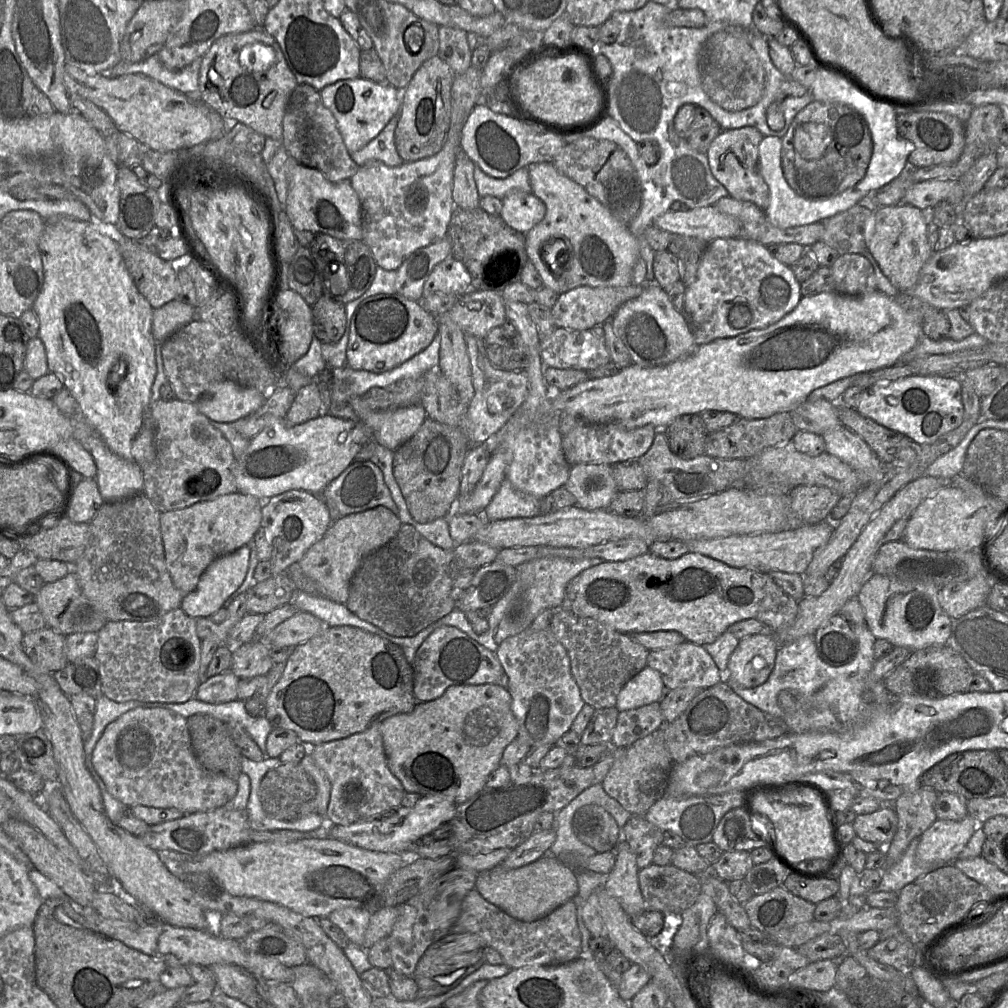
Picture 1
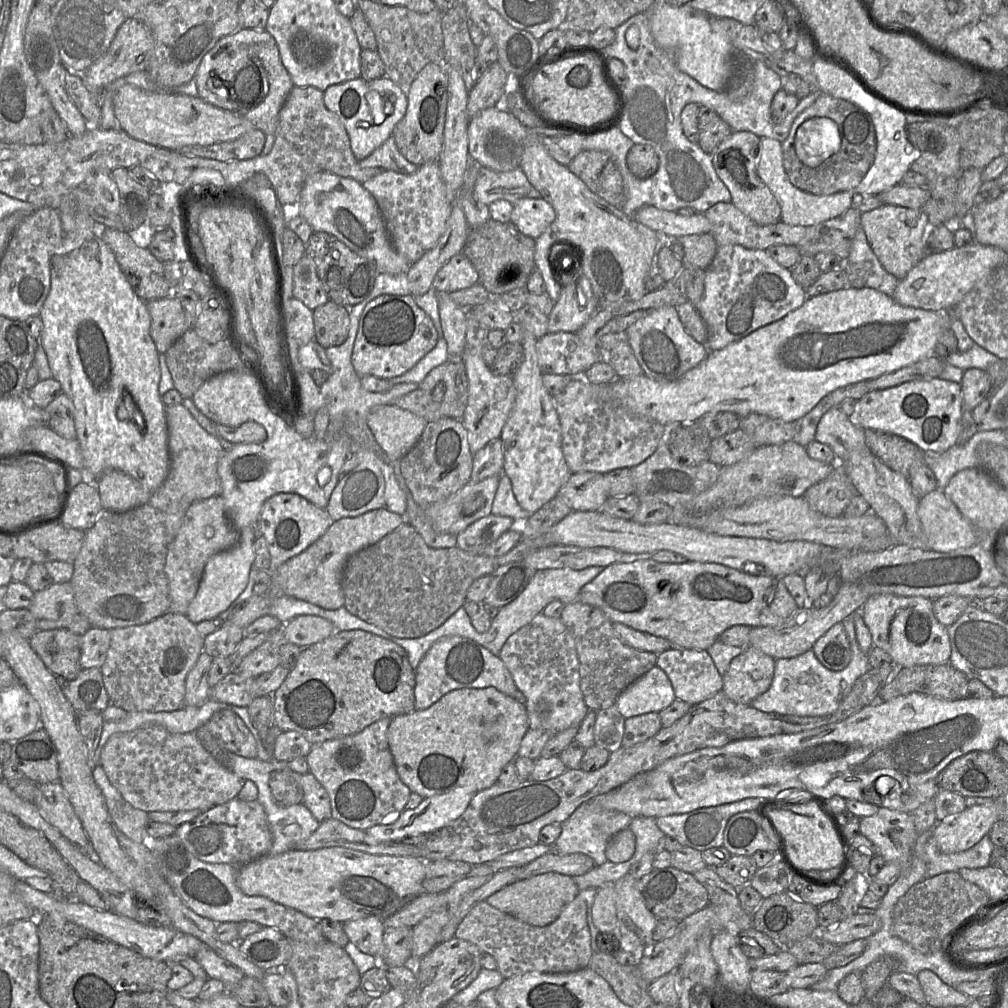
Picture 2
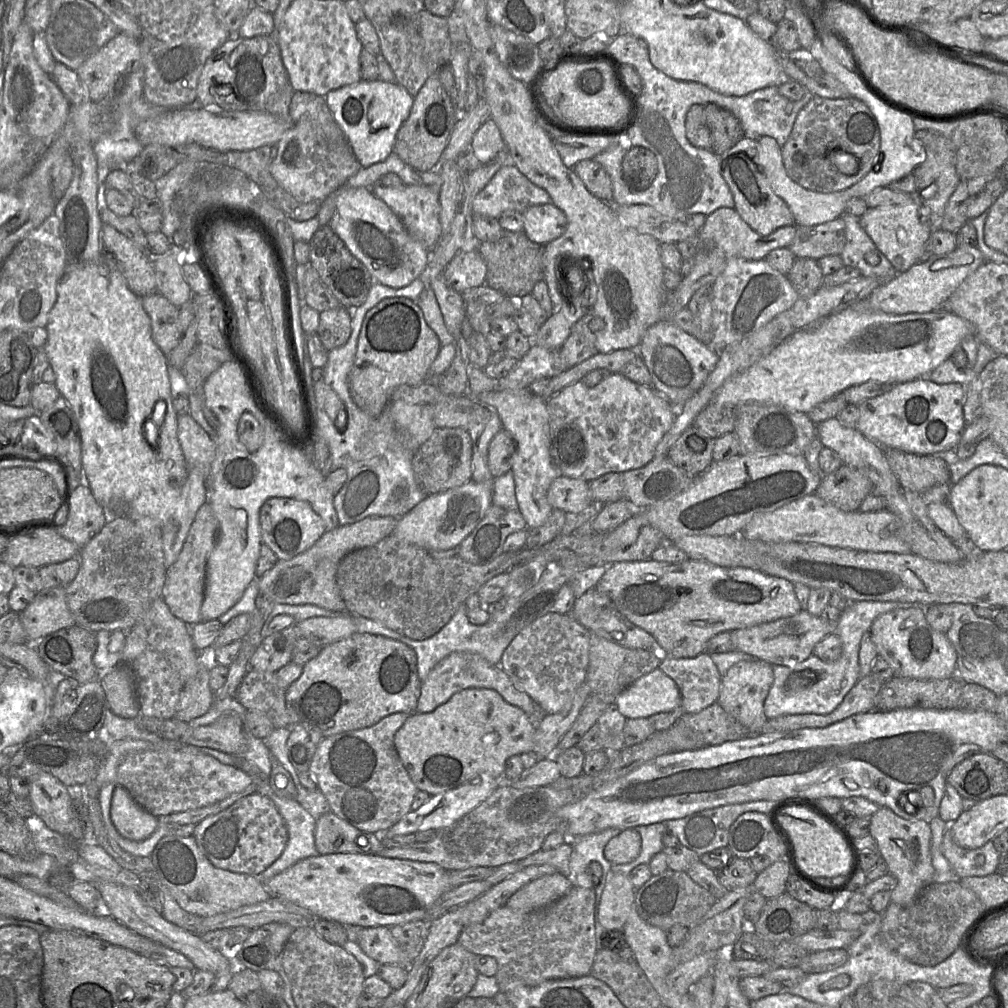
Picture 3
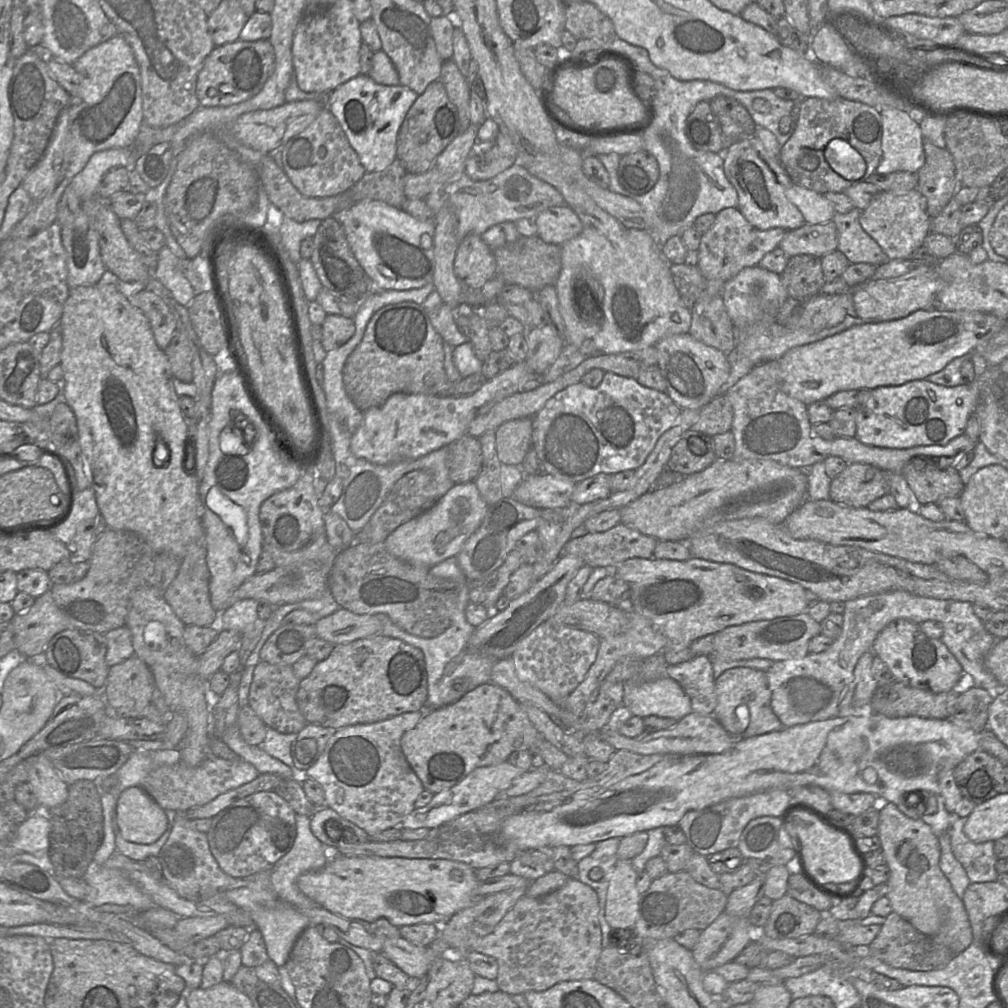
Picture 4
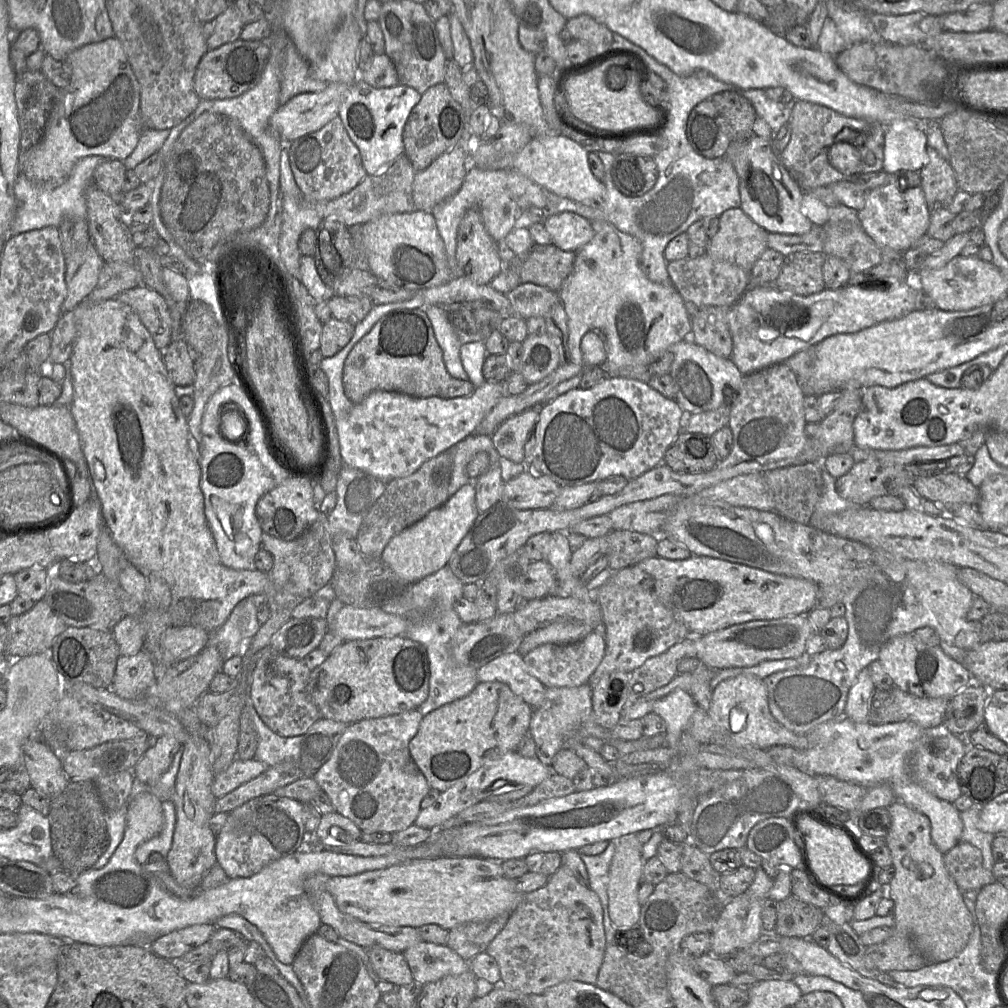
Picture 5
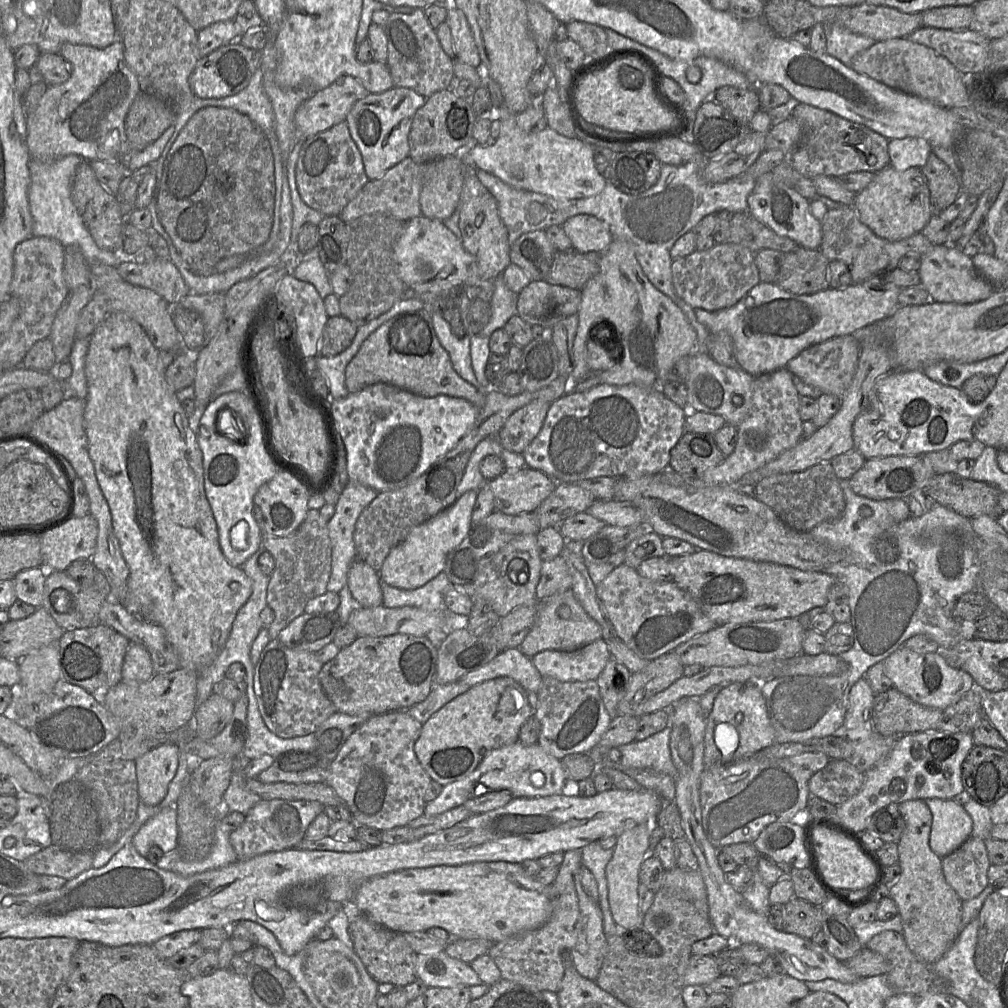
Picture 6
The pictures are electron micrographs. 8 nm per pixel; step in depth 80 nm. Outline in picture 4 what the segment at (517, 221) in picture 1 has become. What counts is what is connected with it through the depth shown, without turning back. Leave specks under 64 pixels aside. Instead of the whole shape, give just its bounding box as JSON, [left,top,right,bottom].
[535,205,582,246]

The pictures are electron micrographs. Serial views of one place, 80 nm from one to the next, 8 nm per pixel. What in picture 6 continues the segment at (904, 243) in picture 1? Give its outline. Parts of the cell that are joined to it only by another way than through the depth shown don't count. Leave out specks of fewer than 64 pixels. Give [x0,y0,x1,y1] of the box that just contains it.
[853,166,933,241]

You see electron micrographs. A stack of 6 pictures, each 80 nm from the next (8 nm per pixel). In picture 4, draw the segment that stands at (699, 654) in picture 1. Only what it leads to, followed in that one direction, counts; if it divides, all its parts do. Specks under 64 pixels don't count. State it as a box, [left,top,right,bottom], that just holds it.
[667,655,716,715]

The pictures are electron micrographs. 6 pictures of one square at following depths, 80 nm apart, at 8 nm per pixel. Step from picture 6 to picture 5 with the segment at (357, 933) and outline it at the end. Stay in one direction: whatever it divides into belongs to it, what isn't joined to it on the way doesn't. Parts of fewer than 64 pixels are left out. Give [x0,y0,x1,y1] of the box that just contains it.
[366,945,414,987]

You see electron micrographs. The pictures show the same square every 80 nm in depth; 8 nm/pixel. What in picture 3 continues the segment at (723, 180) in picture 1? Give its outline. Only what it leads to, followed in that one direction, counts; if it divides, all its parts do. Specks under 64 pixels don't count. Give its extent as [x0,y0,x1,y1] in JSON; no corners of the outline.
[719,136,795,235]

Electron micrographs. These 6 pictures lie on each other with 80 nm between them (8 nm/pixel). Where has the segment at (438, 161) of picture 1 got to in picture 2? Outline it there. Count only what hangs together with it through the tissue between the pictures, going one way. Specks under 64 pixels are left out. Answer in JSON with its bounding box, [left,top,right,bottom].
[362,161,453,263]

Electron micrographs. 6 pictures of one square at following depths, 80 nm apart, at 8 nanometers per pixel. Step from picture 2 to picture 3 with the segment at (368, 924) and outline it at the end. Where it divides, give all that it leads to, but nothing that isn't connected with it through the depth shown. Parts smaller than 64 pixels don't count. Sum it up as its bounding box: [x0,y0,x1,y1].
[357,926,409,968]

